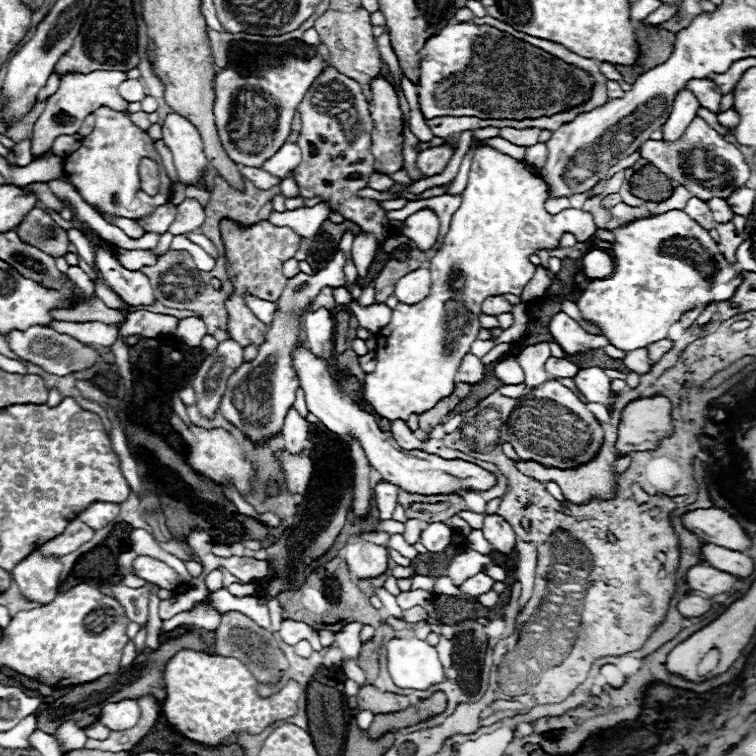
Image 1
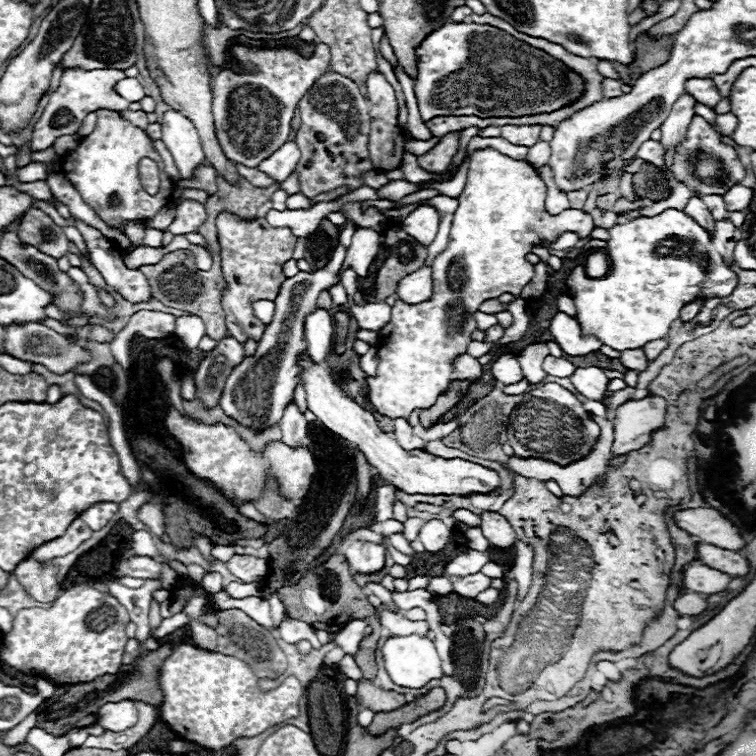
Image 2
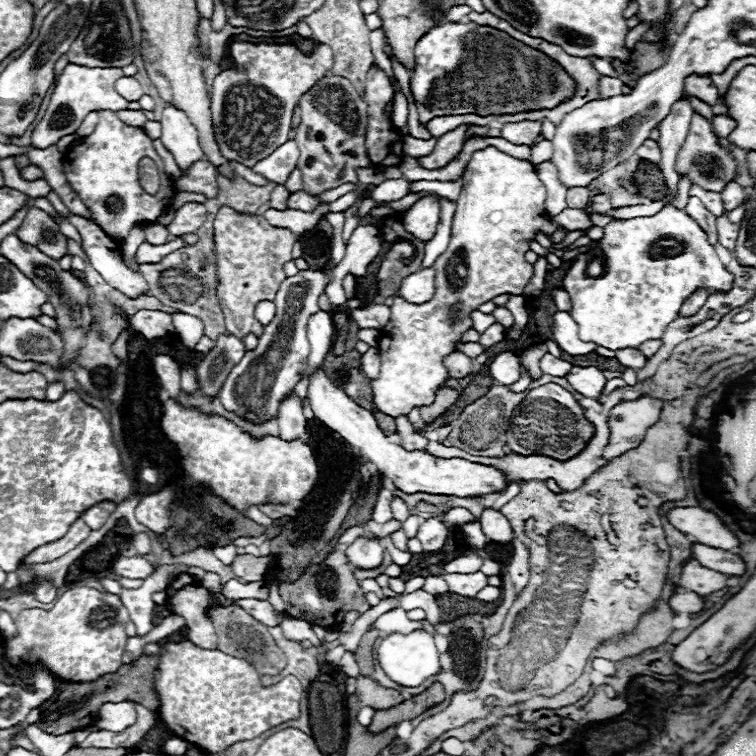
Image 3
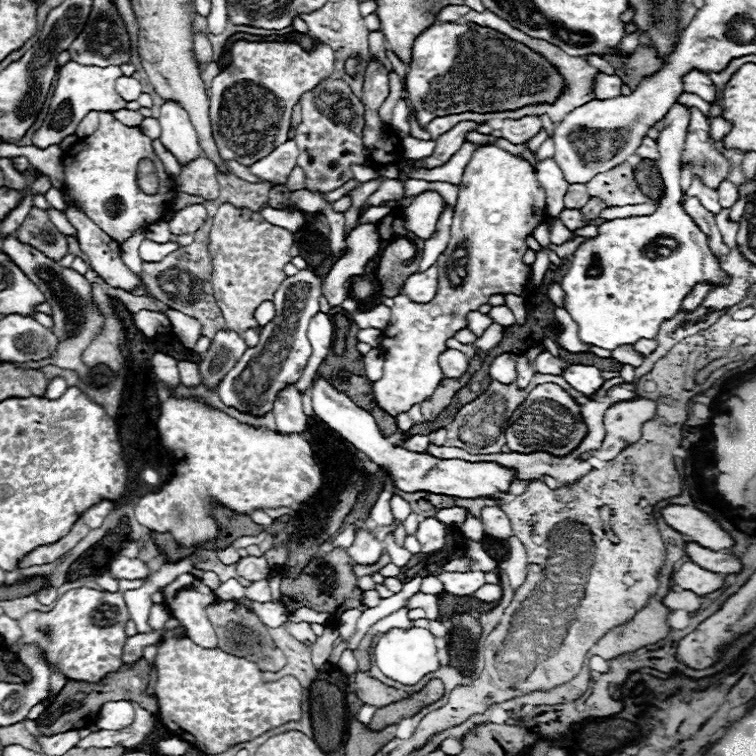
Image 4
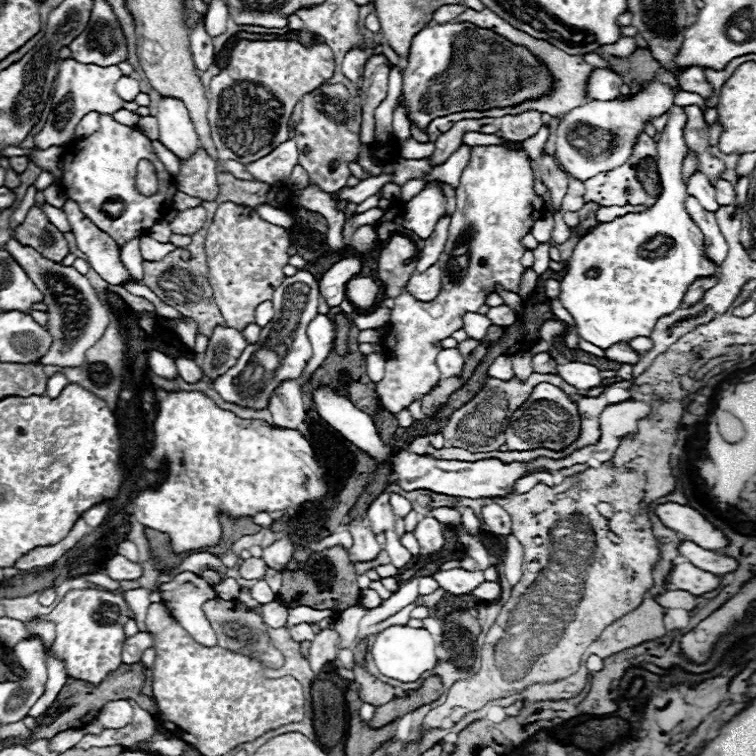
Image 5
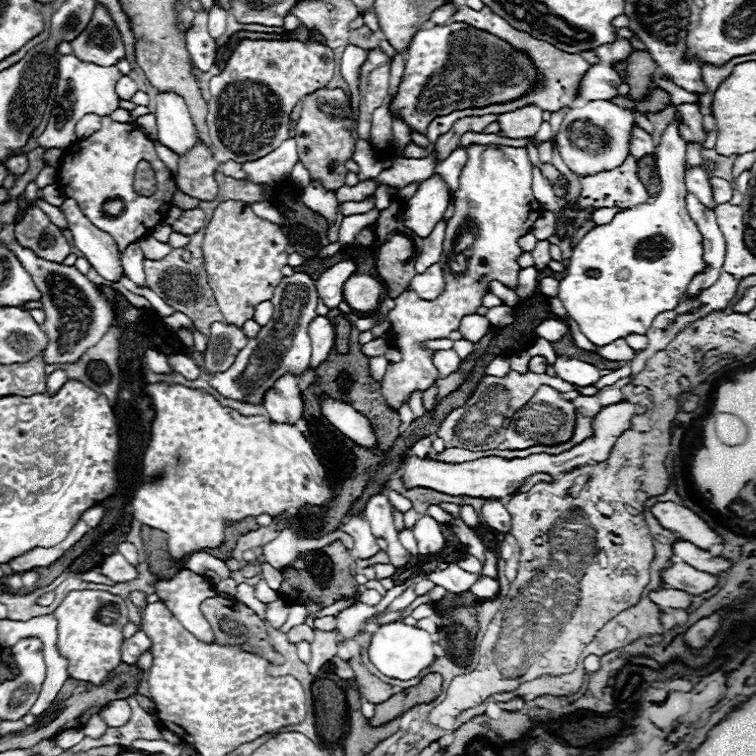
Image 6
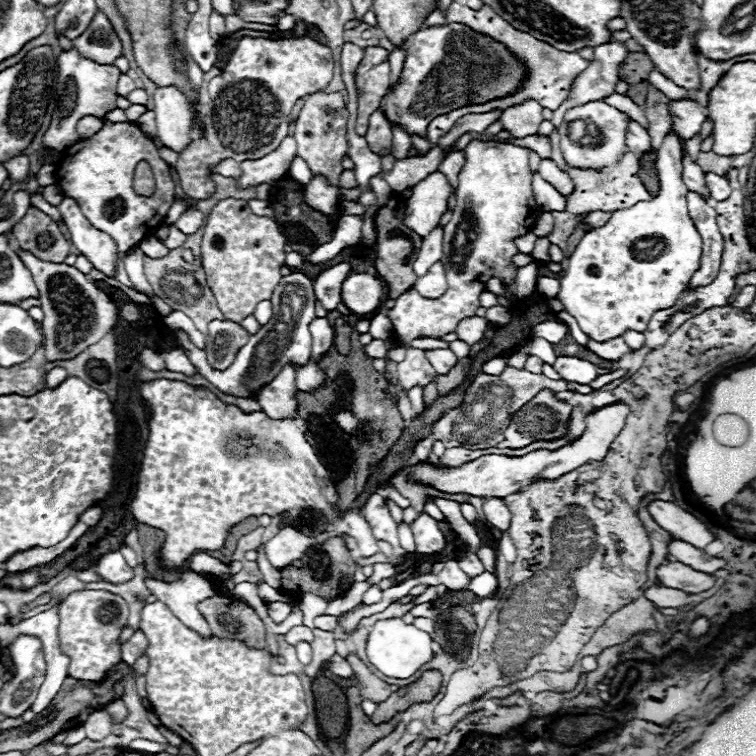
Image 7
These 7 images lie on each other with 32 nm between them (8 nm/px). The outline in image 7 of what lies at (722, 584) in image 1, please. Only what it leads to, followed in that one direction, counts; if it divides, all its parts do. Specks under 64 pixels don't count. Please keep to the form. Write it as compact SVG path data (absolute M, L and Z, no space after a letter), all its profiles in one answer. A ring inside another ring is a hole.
M668 562L658 568L658 580L666 588L678 588L688 594L700 594L714 586L714 576L706 572L698 572L682 562Z

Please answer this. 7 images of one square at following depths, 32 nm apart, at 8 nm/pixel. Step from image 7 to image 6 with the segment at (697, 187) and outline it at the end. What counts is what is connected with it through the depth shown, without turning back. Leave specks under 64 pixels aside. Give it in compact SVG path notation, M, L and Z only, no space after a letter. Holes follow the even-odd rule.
M692 168L686 172L686 188L690 194L694 194L704 206L716 208L714 204L714 192L712 186L708 184L708 174L700 168Z

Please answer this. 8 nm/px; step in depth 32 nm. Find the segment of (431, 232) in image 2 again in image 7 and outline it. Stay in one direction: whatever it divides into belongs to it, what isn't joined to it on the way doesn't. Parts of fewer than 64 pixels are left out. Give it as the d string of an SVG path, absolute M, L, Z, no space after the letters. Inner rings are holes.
M432 172L428 178L414 186L412 196L406 200L404 224L412 228L418 236L428 236L438 226L452 194L454 190L444 174Z

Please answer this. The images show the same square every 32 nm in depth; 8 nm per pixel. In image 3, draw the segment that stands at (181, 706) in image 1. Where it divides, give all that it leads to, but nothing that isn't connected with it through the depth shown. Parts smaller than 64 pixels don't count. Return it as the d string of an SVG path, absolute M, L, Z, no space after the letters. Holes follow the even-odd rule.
M190 640L166 642L166 654L160 658L156 690L160 692L160 718L186 742L218 754L238 740L260 736L272 726L300 716L302 684L294 676L270 688L260 686L258 672L240 658L220 650L204 650Z

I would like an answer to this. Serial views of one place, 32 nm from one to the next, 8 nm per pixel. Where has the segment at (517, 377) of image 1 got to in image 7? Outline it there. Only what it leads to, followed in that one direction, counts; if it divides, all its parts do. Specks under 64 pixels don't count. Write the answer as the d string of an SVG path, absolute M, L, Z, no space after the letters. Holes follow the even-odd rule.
M492 358L492 360L488 360L488 362L482 366L482 372L496 376L496 374L502 374L506 366L508 366L506 360L502 360L502 358Z

